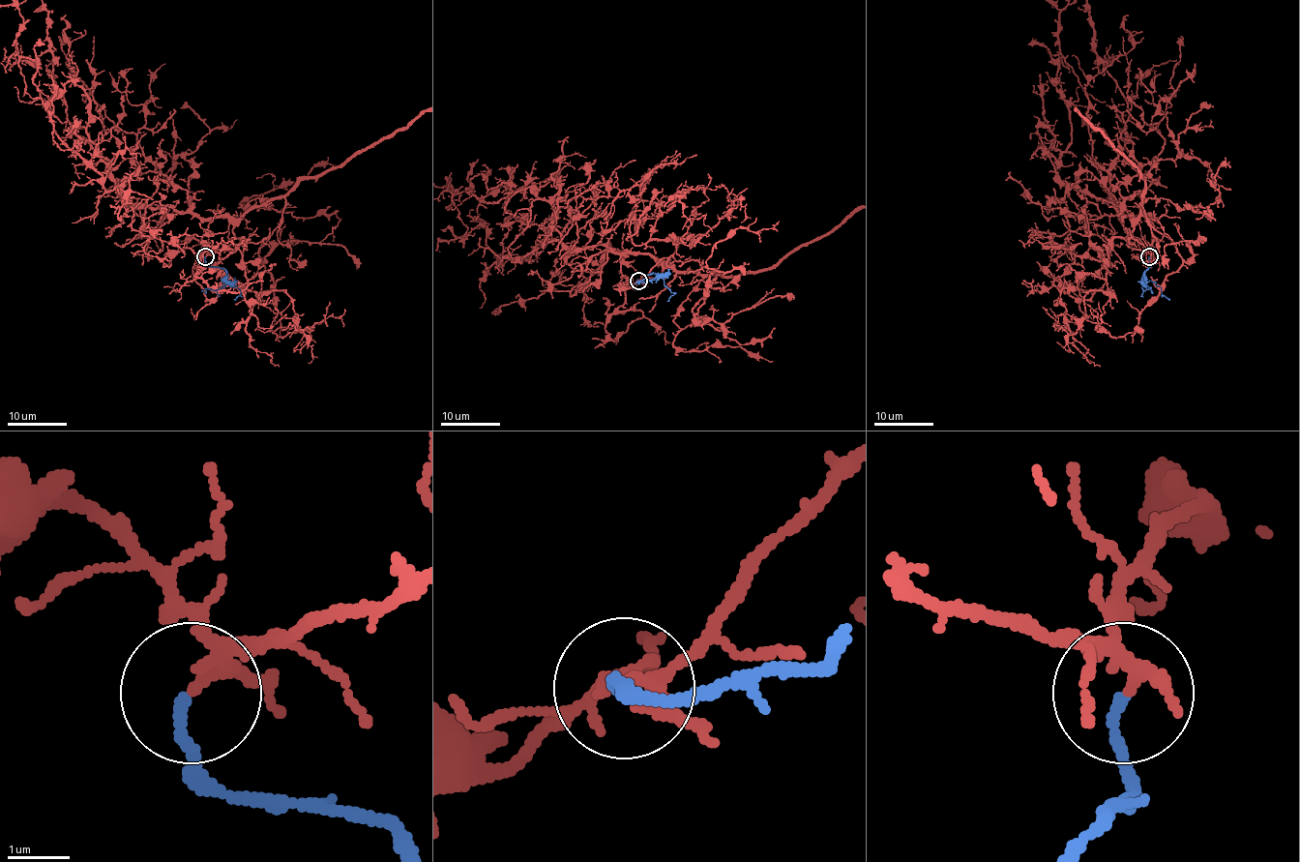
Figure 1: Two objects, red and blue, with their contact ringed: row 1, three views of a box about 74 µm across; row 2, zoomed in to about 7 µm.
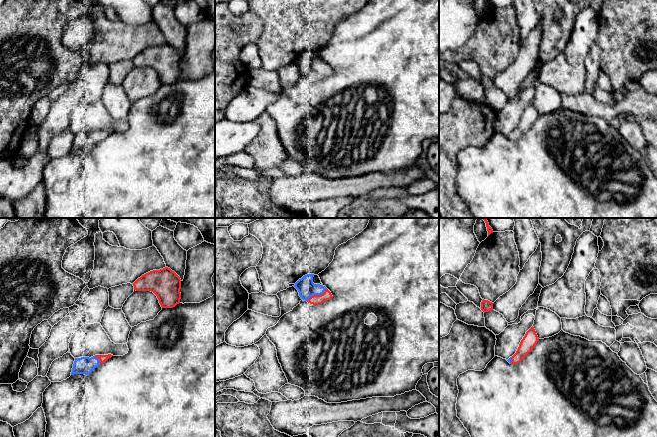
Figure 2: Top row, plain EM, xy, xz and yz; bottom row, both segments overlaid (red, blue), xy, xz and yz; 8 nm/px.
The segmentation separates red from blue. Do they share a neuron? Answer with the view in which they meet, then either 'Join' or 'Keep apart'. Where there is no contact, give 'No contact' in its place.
Touches red in xz. Join

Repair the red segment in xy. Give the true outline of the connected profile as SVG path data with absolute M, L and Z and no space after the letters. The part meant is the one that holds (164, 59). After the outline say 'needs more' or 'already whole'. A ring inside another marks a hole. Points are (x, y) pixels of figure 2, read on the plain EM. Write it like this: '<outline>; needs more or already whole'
M168 43L142 51L133 62L136 67L153 68L162 84L173 84L180 79L181 55Z; already whole

